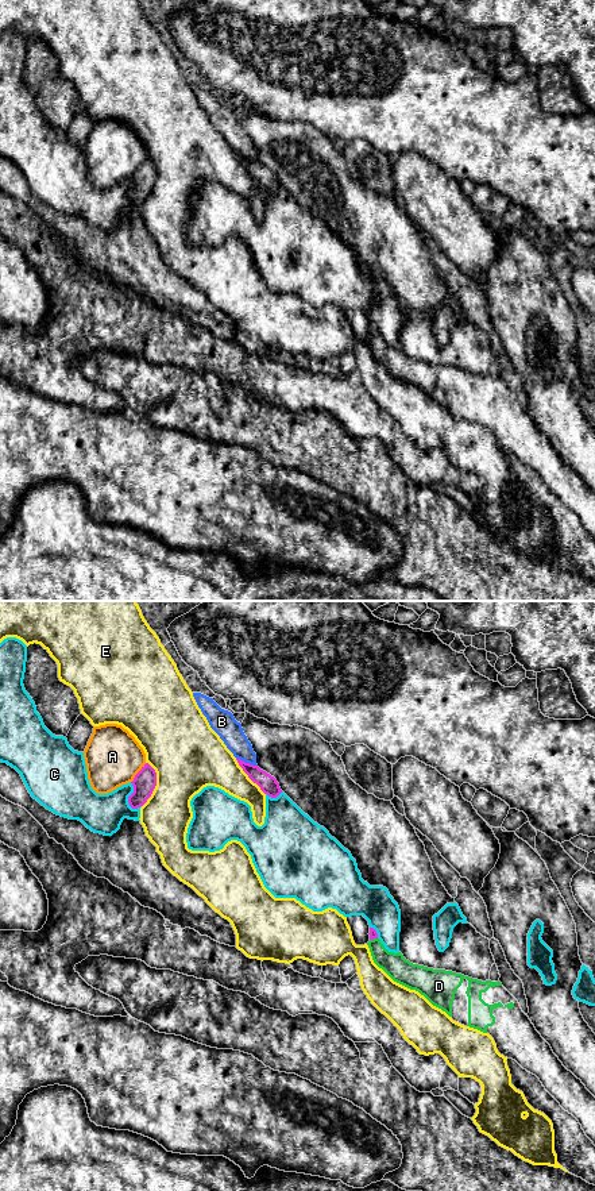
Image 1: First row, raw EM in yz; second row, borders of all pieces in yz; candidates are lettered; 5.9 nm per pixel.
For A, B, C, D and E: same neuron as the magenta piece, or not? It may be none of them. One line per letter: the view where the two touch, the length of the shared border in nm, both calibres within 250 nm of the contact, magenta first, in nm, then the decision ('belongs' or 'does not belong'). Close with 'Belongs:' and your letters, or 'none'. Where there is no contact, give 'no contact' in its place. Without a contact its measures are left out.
A: meets magenta in yz; contact 150 nm long; 140 nm thick on the magenta side, 340 nm on the other; does not belong
B: meets magenta in yz; contact 140 nm long; 110 nm thick on the magenta side, 140 nm on the other; does not belong
C: meets magenta in yz; contact 170 nm long; 140 nm thick on the magenta side, 240 nm on the other; does not belong
D: meets magenta in yz; contact 50 nm long; 50 nm thick on the magenta side, 150 nm on the other; does not belong
E: meets magenta in yz; contact 280 nm long; 140 nm thick on the magenta side, 420 nm on the other; does not belong
Belongs: none

